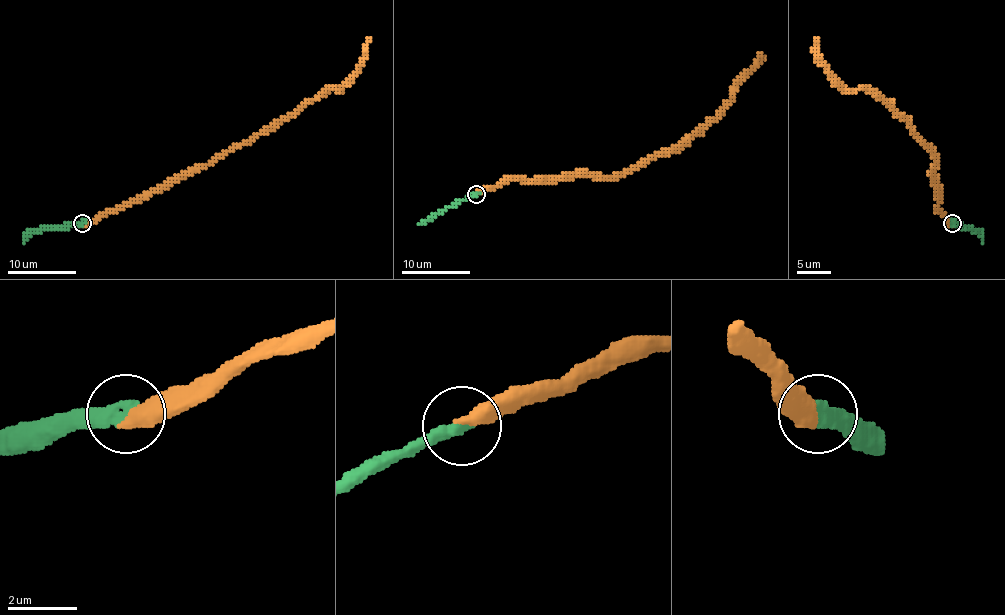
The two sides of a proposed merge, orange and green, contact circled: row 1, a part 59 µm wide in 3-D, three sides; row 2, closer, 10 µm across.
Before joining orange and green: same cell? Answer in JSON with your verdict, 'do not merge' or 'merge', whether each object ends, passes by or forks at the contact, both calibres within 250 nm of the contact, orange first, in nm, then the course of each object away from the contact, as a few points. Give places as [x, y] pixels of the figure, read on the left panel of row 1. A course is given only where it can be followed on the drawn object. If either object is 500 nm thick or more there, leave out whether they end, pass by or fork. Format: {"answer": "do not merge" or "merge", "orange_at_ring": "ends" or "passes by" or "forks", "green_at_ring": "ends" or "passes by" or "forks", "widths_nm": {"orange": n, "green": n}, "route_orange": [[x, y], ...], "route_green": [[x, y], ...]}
{"answer": "merge", "orange_at_ring": "ends", "green_at_ring": "ends", "widths_nm": {"orange": 460, "green": 440}, "route_orange": [[81, 224], [88, 224], [167, 188], [273, 129], [321, 93], [337, 90], [362, 59], [369, 37]], "route_green": [[81, 224], [44, 227], [23, 241]]}

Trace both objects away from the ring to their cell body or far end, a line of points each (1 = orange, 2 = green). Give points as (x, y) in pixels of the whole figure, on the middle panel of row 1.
1: (476, 192), (513, 179), (620, 175), (654, 156), (668, 155), (716, 115), (731, 89), (764, 59)
2: (476, 194), (417, 225)

